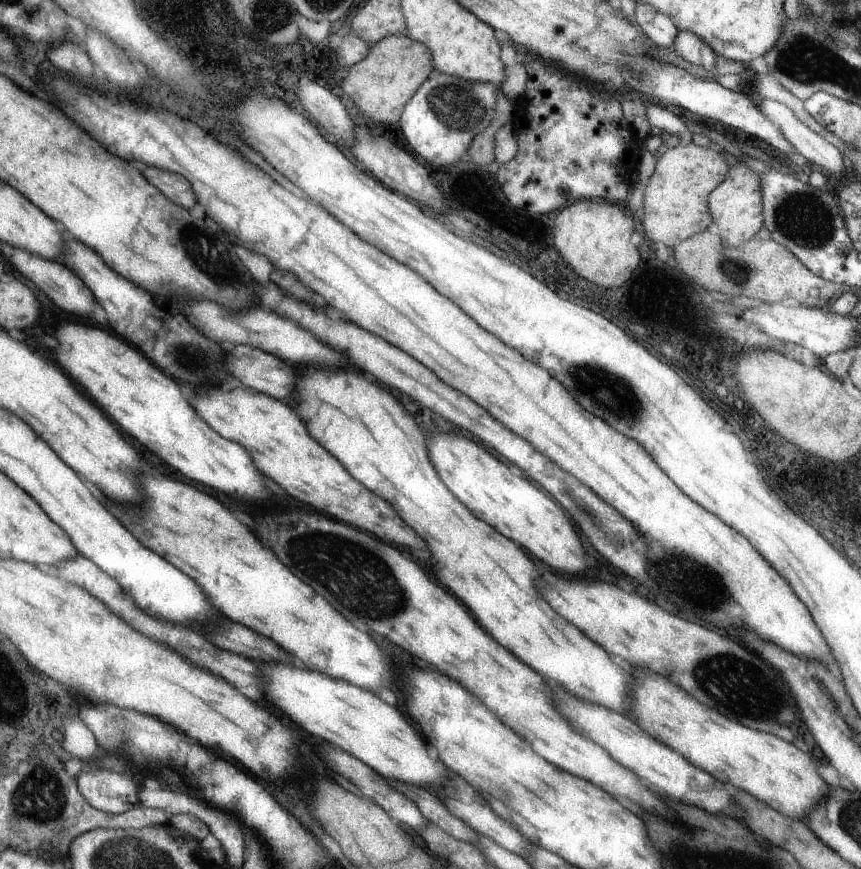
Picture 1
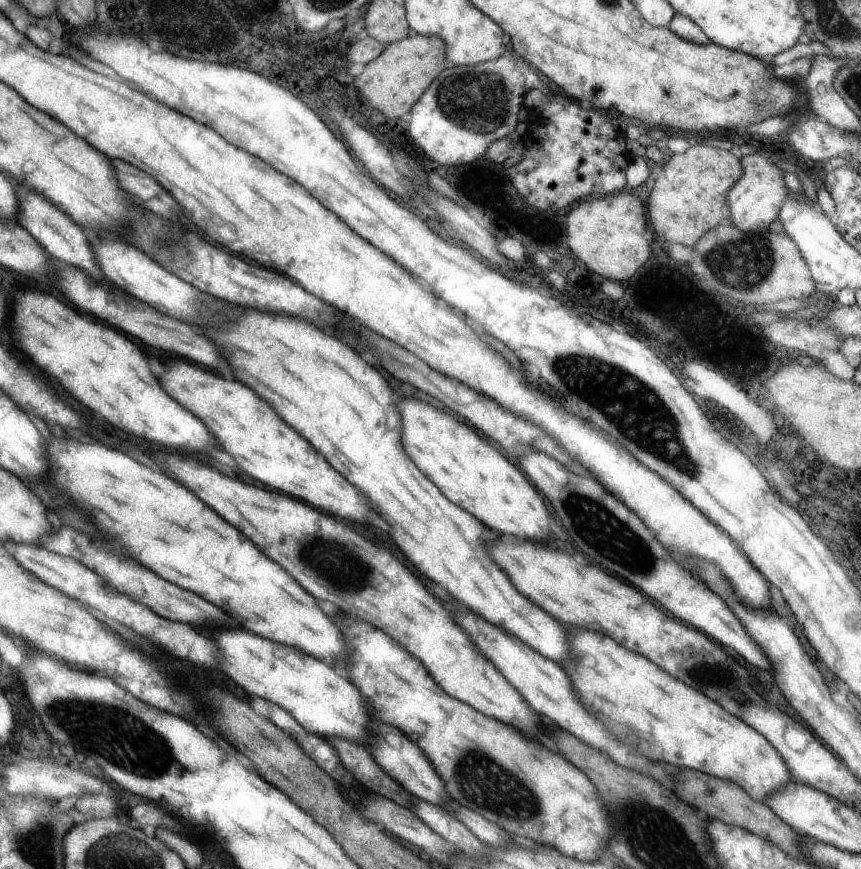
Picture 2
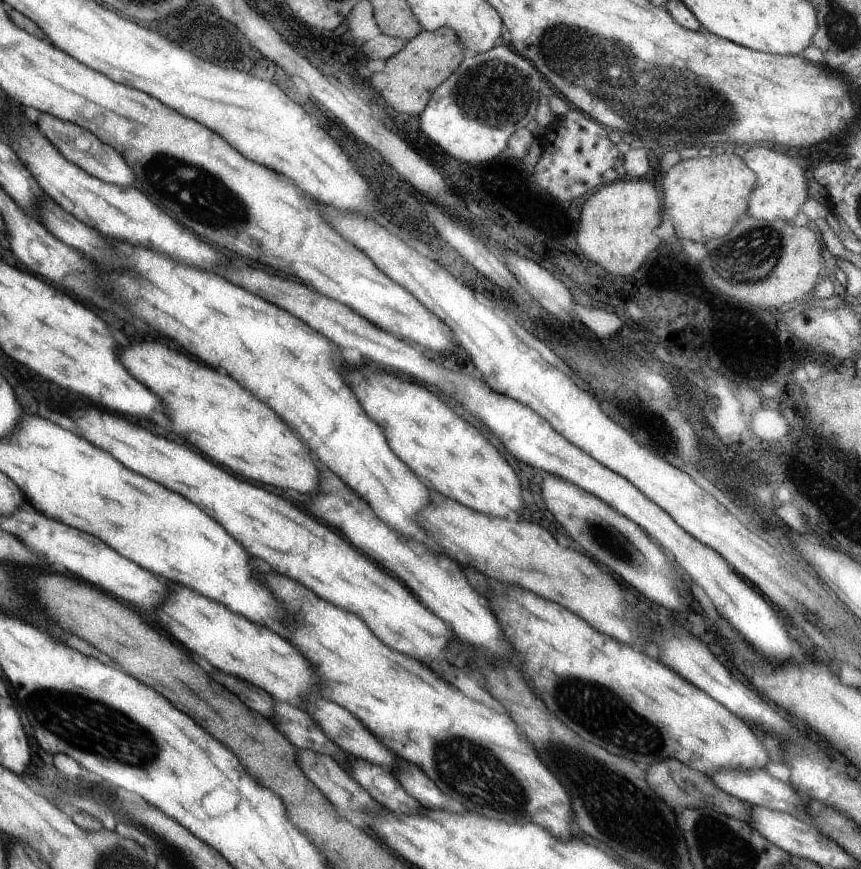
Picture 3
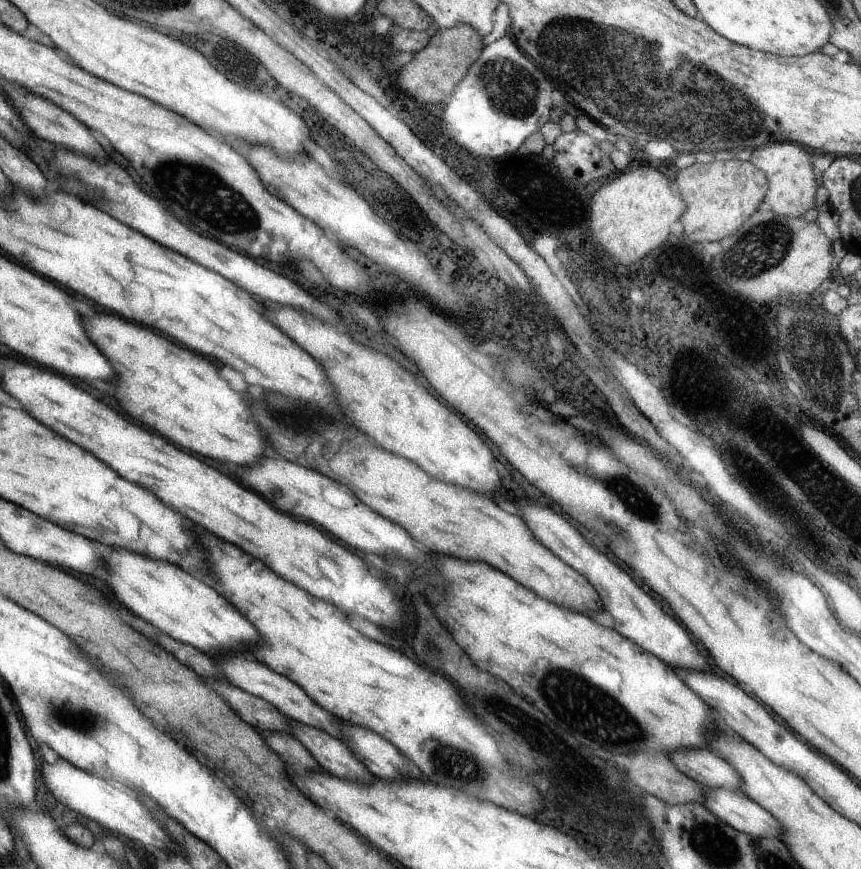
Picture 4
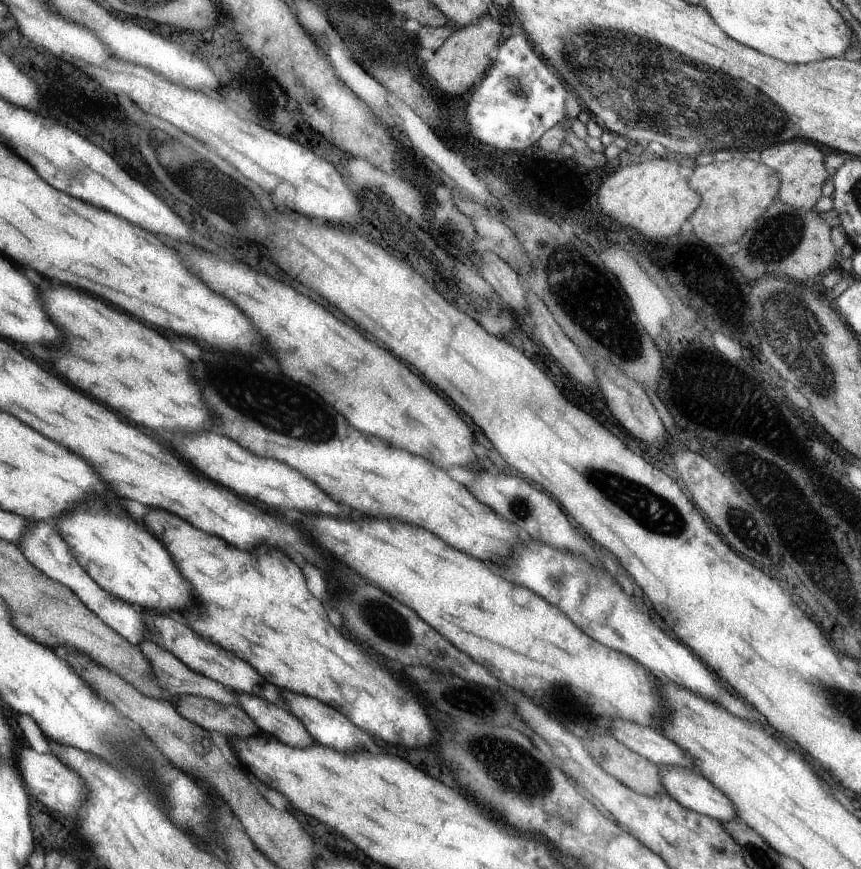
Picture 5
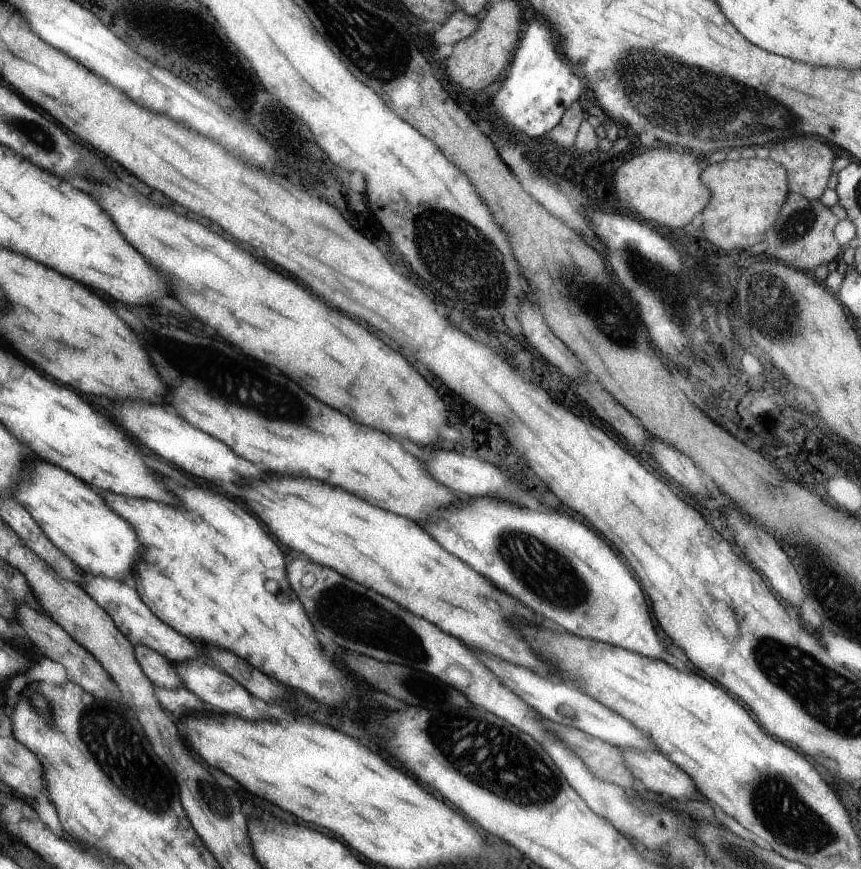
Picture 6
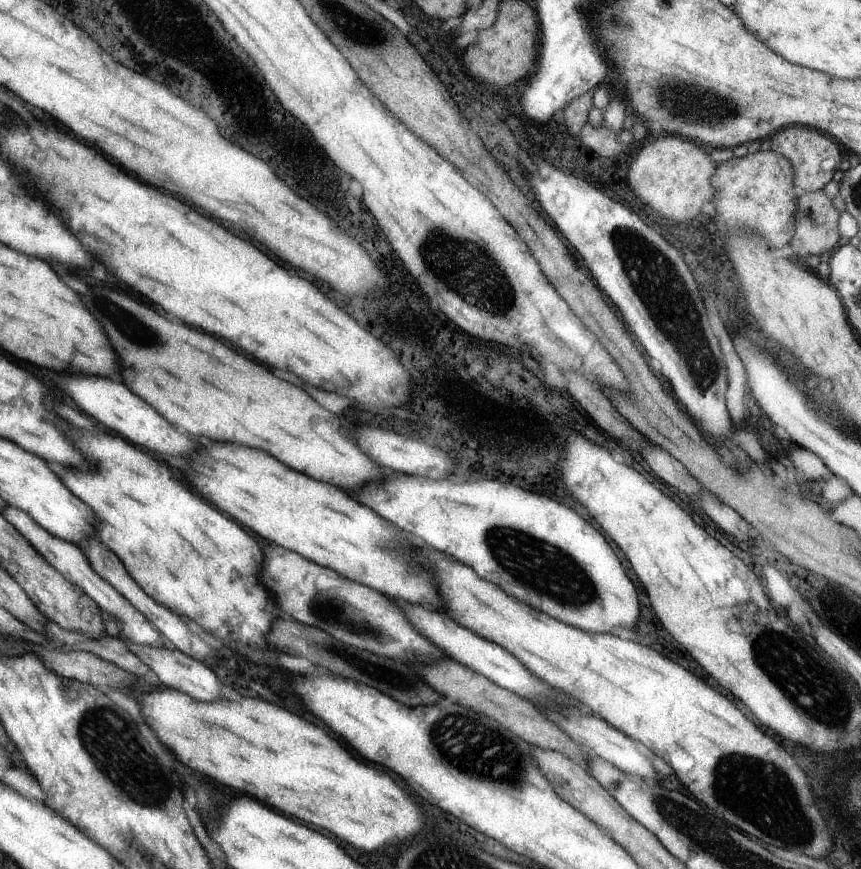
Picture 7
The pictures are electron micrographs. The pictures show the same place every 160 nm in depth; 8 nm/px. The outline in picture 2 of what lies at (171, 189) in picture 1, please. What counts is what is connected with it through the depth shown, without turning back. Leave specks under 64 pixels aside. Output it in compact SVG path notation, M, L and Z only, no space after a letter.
M112 160L112 166L114 166L116 174L118 174L120 188L124 188L126 192L130 192L132 196L138 196L140 200L146 202L152 196L158 196L162 192L162 186L158 186L158 182L154 182L152 176L148 176L142 170L130 166L128 162Z

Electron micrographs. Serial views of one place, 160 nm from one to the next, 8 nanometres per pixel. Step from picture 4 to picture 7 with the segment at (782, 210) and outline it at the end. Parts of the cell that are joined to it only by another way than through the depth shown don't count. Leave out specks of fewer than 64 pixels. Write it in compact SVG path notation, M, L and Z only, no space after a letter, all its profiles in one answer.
M792 126L780 130L772 140L772 150L776 154L782 154L790 162L794 170L794 188L801 194L824 189L832 181L834 173L842 162L842 154L838 146L826 134L820 134L804 126Z

